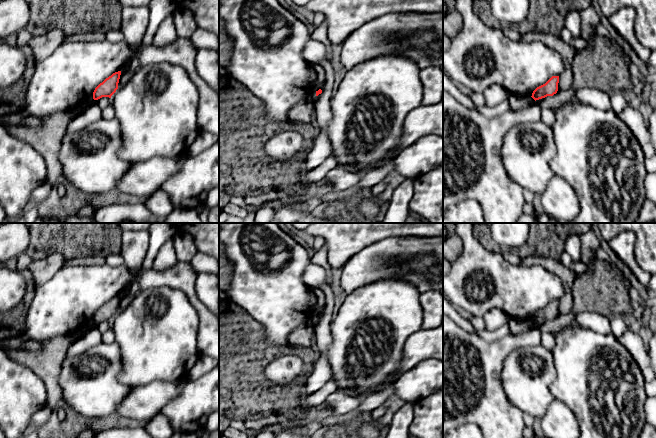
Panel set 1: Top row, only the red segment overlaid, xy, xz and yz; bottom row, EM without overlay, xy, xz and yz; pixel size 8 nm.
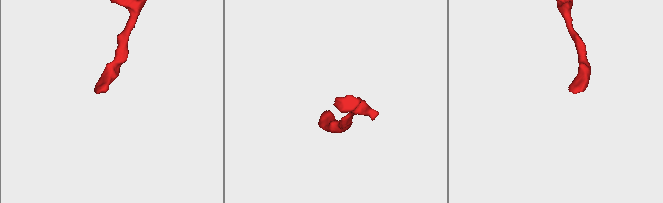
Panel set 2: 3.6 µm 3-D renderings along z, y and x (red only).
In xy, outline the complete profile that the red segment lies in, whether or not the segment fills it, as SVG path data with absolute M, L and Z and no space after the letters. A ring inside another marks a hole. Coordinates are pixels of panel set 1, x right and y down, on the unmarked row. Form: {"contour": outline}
{"contour": "M121 295L113 297L111 300L106 302L100 307L93 316L93 323L98 324L102 321L109 321L116 316L118 313L118 307L120 303Z"}

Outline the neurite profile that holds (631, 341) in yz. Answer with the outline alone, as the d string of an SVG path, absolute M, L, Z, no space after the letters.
M627 330L618 341L627 349L639 366L645 382L652 382L655 374L651 365L648 350L644 347L641 337L638 333Z

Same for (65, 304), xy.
M177 261L172 267L157 271L142 265L132 271L125 263L120 266L108 264L94 266L63 267L48 282L35 286L31 304L24 318L24 331L34 340L46 340L57 336L74 335L93 323L95 312L113 297L122 295L125 287L137 282L140 290L169 287L185 293L199 316L197 348L200 355L214 358L219 363L219 318L198 298L196 294L196 272L190 261Z

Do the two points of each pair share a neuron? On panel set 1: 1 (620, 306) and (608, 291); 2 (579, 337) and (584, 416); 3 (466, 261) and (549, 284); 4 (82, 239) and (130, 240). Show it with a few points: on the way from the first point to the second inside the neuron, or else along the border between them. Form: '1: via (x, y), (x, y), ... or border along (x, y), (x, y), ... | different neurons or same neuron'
1: via (616, 302), (609, 295) | same neuron
2: via (578, 357), (578, 396) | same neuron
3: via (487, 262), (493, 264), (513, 284), (528, 284) | same neuron
4: border along (123, 233), (121, 248), (118, 252) | different neurons

